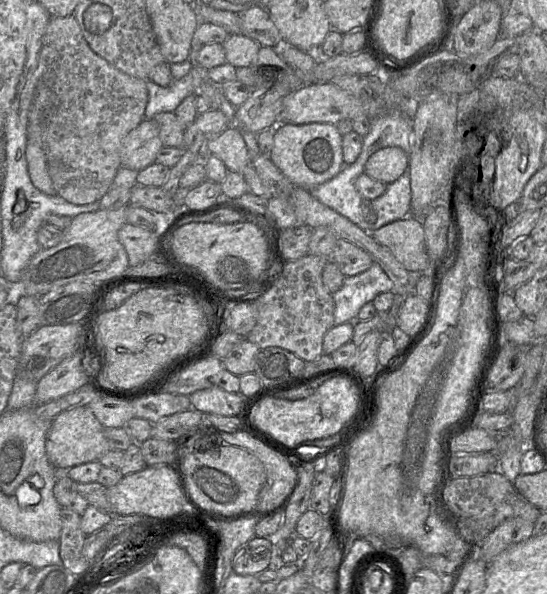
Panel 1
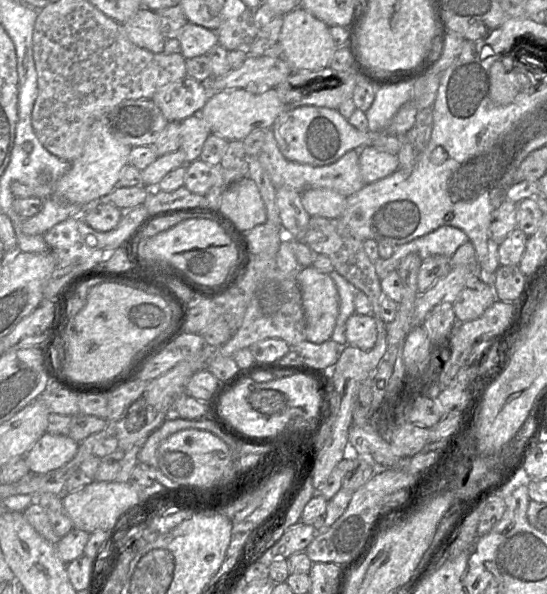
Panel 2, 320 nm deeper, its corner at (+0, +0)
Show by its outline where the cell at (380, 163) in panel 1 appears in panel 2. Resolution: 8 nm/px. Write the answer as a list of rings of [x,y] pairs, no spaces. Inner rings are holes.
[[[364,146],[359,150],[360,174],[365,184],[370,184],[393,174],[399,168],[397,155]]]

